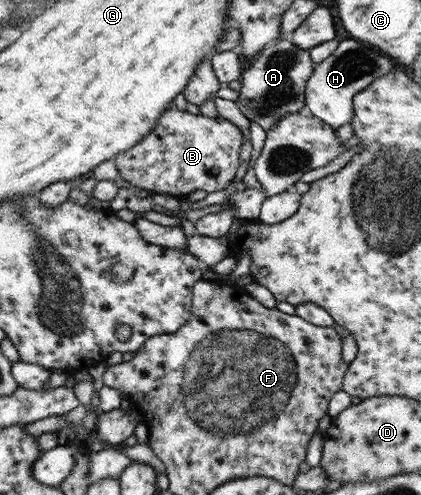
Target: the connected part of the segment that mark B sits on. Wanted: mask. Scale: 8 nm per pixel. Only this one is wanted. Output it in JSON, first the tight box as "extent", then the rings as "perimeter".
{"extent":[112,108,242,196],"perimeter":[[[165,108],[154,127],[138,143],[112,158],[118,175],[132,187],[168,196],[188,196],[196,190],[209,194],[222,192],[232,181],[240,163],[242,142],[241,131],[220,115],[210,118]]]}

